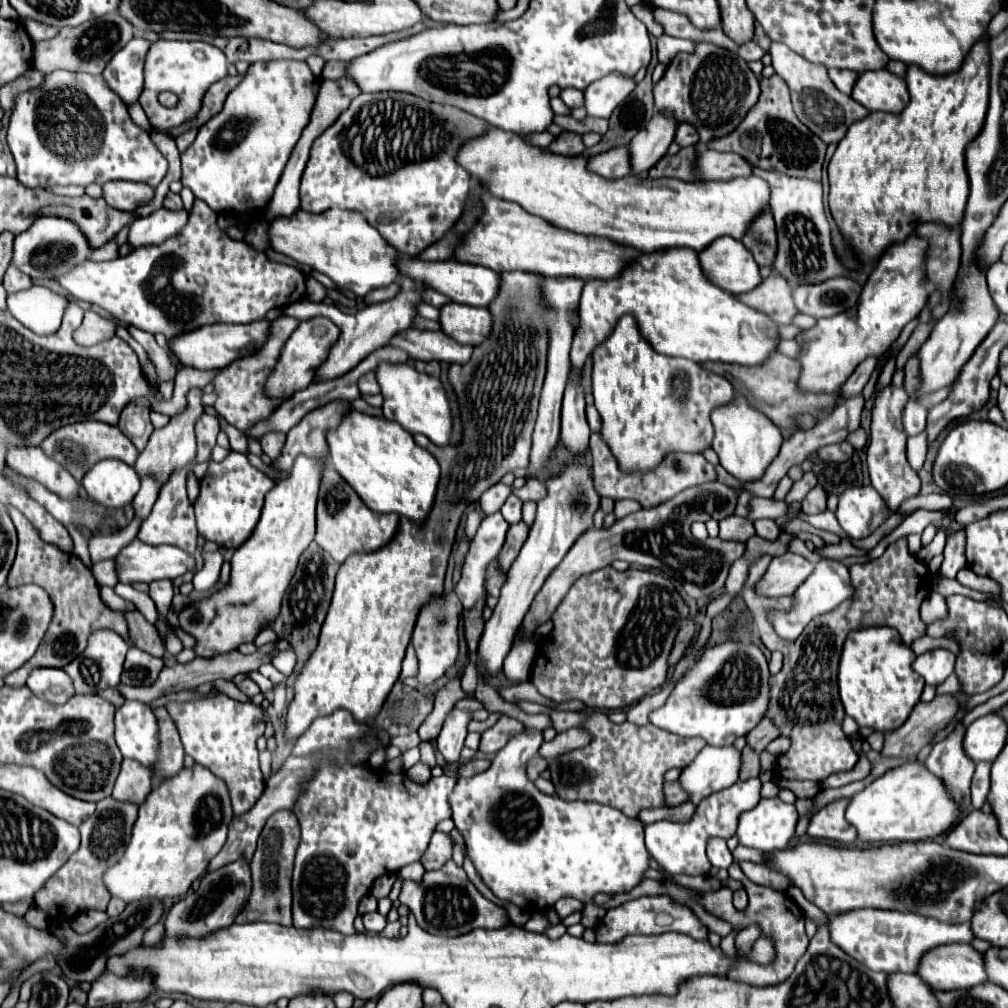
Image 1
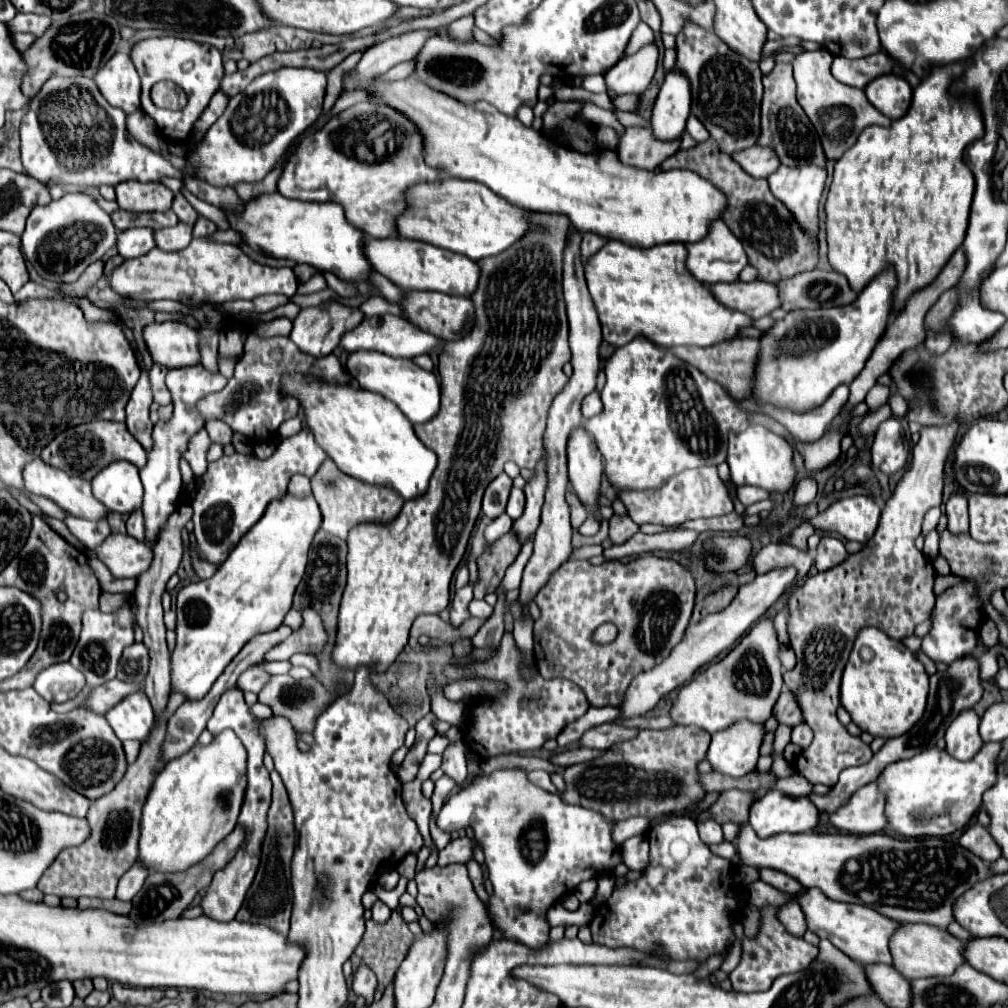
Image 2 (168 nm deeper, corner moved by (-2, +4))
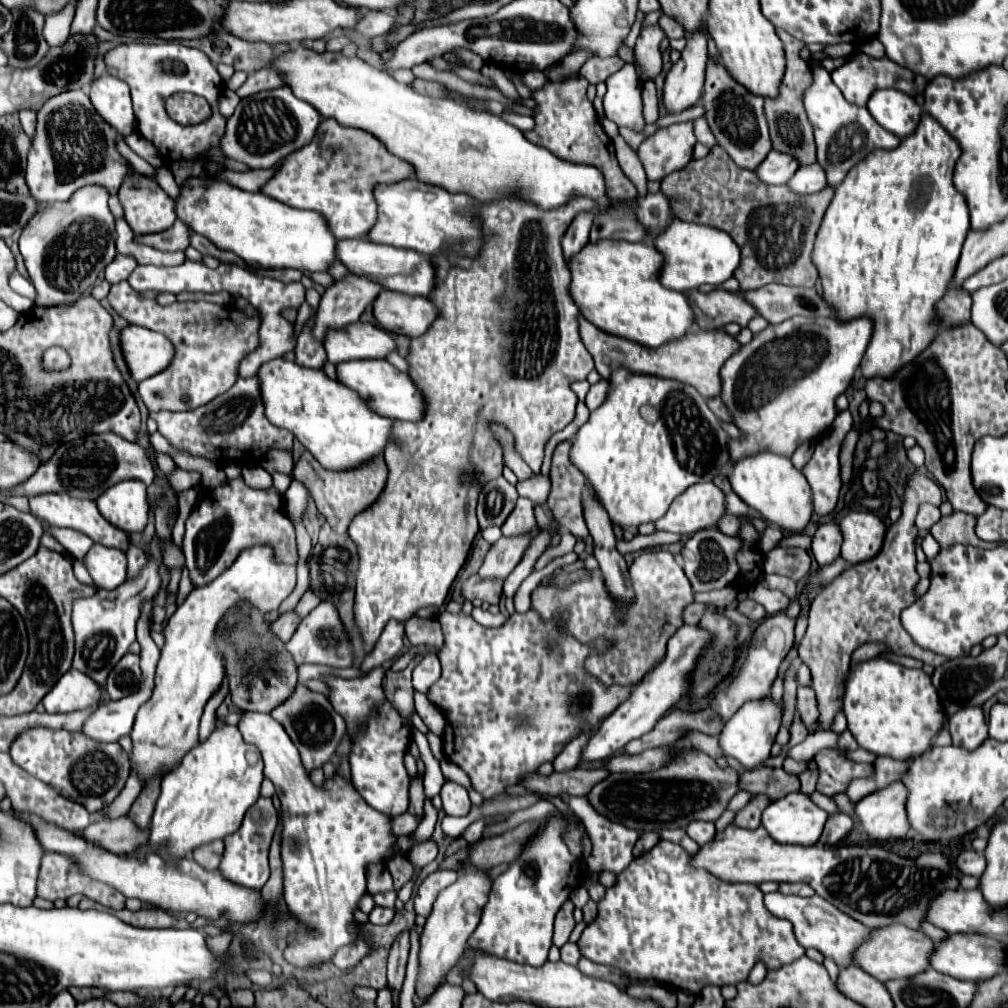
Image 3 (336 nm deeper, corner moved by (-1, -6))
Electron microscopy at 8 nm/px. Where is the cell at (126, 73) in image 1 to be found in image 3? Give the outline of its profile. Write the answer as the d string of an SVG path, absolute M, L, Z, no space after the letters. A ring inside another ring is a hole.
M106 74L92 82L90 86L90 102L94 110L120 134L128 136L136 132L134 112L132 112L132 100L130 90L124 82L118 78Z

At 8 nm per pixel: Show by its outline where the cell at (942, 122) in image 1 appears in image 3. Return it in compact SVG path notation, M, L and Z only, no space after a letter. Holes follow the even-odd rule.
M924 116L920 120L920 126L916 128L916 132L912 136L904 138L898 148L894 148L894 150L874 150L858 166L854 166L848 172L848 176L844 178L844 182L836 188L836 194L834 194L834 198L832 198L832 202L830 202L826 214L824 214L822 226L820 226L818 236L816 236L816 246L814 246L814 252L812 252L812 262L814 262L814 266L818 268L818 274L820 274L820 282L822 282L822 290L824 290L824 300L828 304L832 304L834 318L838 322L848 322L848 320L860 318L860 316L866 316L866 318L872 320L872 338L870 338L866 356L864 356L864 360L860 364L864 380L874 378L874 376L892 378L898 370L902 370L902 366L906 366L922 350L926 350L926 346L930 346L930 342L938 334L940 318L936 314L936 302L946 294L946 290L948 290L948 286L950 286L950 282L954 278L954 270L956 270L956 264L958 264L958 258L960 258L960 252L962 252L962 244L964 244L966 234L970 230L970 218L968 218L966 200L964 200L964 196L952 184L954 164L960 158L960 154L962 154L962 150L960 150L958 142L934 118Z

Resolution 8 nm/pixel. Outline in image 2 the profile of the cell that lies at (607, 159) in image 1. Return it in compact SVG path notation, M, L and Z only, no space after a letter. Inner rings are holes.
M635 126L635 128L625 128L617 146L617 156L627 166L655 170L665 158L669 158L677 150L679 150L679 140L675 140L675 144L659 144L659 140L651 136L649 128Z

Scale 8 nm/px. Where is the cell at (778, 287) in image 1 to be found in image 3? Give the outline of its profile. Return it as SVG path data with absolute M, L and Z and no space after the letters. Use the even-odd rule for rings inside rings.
M716 288L708 294L688 290L686 296L694 308L694 324L698 328L718 330L718 326L726 326L728 322L736 322L744 328L758 314L754 306L750 306L740 294L726 292L722 288Z

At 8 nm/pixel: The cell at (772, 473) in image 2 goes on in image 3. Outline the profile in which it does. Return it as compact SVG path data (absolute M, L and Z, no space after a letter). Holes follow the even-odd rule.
M758 452L742 458L728 474L734 492L762 518L788 532L802 532L812 518L812 490L800 470L794 468L790 458L774 452Z

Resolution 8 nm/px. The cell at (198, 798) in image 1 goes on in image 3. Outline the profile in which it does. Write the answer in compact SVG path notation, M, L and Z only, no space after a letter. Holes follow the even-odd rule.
M226 725L216 728L204 742L192 748L182 762L162 778L160 798L154 808L152 824L150 824L150 850L166 858L168 862L176 862L192 854L194 848L208 844L216 838L224 838L232 834L242 824L242 818L258 798L262 786L262 754L256 746L246 744L238 726Z

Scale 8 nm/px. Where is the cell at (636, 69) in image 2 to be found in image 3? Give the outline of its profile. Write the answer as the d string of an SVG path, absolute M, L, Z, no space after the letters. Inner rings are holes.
M660 24L644 26L638 40L636 40L636 58L642 66L642 72L648 78L654 78L662 70L662 56L660 56L660 42L666 38Z

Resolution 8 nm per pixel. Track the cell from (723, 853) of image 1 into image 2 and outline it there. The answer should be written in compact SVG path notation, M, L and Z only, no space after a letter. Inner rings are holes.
M705 820L703 824L697 824L697 826L699 826L699 836L707 846L723 842L723 830L715 820L711 820L711 822Z

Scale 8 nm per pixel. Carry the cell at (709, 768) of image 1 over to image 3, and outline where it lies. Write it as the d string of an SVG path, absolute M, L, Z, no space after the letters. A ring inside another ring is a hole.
M764 696L754 702L746 702L734 718L730 718L720 734L720 746L728 756L734 756L740 760L746 768L758 768L762 760L770 756L770 748L774 744L774 738L778 734L778 728L782 724L782 704L772 700L772 696Z

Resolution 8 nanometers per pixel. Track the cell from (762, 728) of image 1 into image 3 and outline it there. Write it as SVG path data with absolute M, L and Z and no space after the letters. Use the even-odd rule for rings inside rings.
M798 686L798 704L796 704L798 712L802 714L802 720L806 722L806 726L812 726L818 720L818 700L814 694L814 688L810 686Z

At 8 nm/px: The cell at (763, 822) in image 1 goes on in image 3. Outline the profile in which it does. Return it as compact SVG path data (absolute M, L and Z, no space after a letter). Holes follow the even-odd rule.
M804 792L774 800L762 814L762 826L776 842L812 846L822 834L828 814Z

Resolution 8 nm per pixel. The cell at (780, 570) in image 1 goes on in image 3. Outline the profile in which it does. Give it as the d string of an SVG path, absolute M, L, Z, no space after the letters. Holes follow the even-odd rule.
M682 624L668 640L668 650L666 650L666 658L662 660L662 664L642 682L634 688L634 692L630 694L630 698L618 706L618 710L614 714L610 714L608 718L602 720L600 728L594 732L594 736L588 740L588 744L582 750L580 762L604 762L608 758L612 758L616 752L620 752L630 740L644 736L646 732L650 732L656 722L680 700L680 696L688 690L688 674L694 666L694 662L698 660L698 656L702 654L702 650L708 646L708 642L712 640L712 634L698 628L698 626L688 626Z

